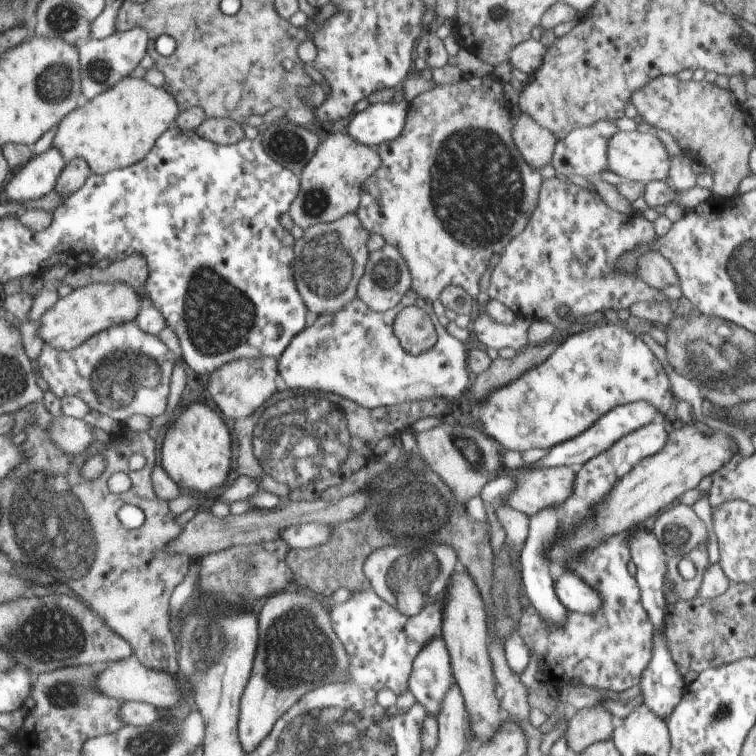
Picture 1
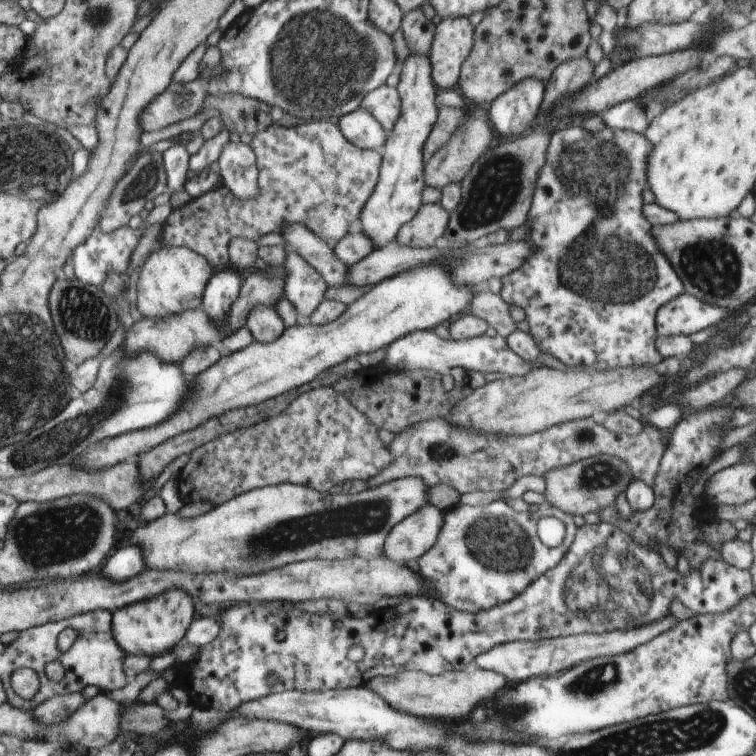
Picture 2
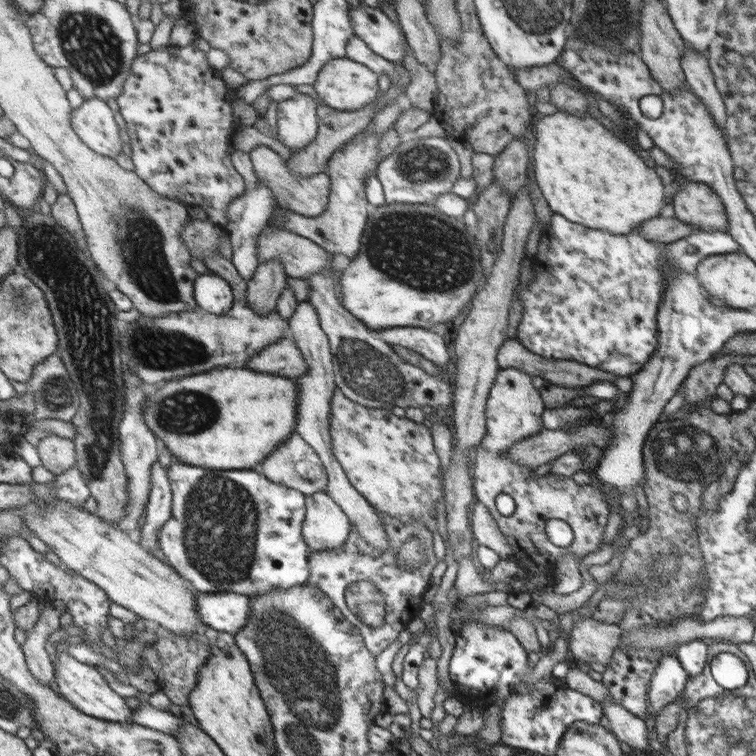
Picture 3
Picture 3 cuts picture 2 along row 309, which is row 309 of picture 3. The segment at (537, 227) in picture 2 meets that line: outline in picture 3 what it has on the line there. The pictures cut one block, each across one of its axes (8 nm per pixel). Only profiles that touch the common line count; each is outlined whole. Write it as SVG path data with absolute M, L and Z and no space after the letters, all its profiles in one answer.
M553 212L551 219L549 219L549 224L543 229L543 232L539 235L537 240L537 252L533 255L529 255L530 260L529 268L531 268L531 274L533 277L527 285L521 283L517 284L515 288L515 296L513 299L519 298L519 304L521 304L521 319L517 326L515 326L515 336L516 342L519 342L521 346L535 354L541 356L542 358L549 360L571 360L579 362L580 364L585 364L590 368L597 368L598 370L603 370L604 372L611 372L612 374L617 374L619 376L629 377L642 369L643 365L651 360L651 356L655 354L658 348L659 342L659 331L658 323L655 322L657 314L657 306L661 302L661 294L663 294L663 286L665 286L665 273L661 273L661 268L663 264L669 264L669 266L675 266L677 270L685 272L685 274L694 275L697 269L698 263L705 257L711 257L712 255L732 253L733 251L741 250L741 246L729 234L725 231L707 233L701 230L693 232L685 236L685 238L680 238L679 240L670 243L658 243L651 241L649 239L644 239L641 235L637 233L625 234L621 236L619 234L611 234L611 232L603 230L593 230L573 222L569 222L563 215Z

